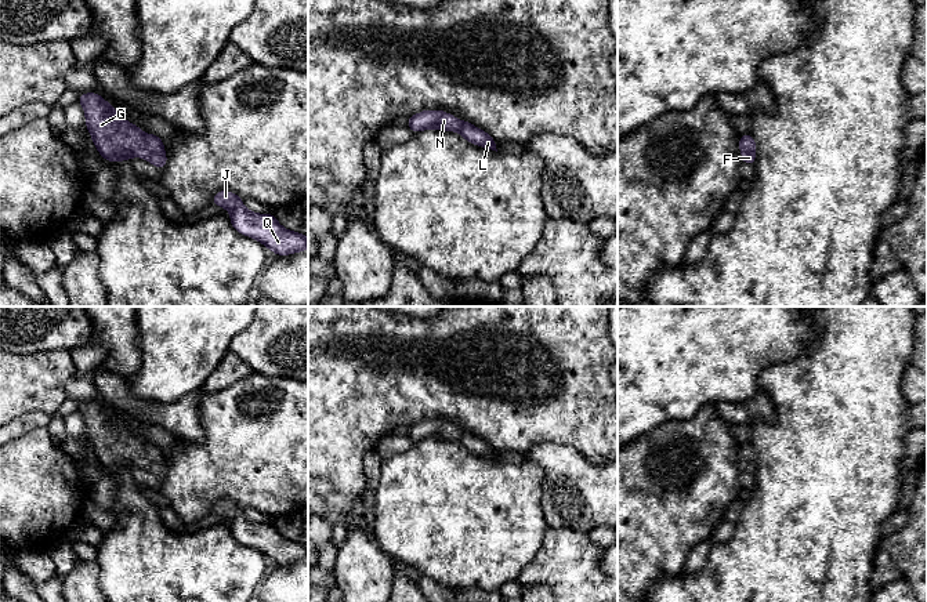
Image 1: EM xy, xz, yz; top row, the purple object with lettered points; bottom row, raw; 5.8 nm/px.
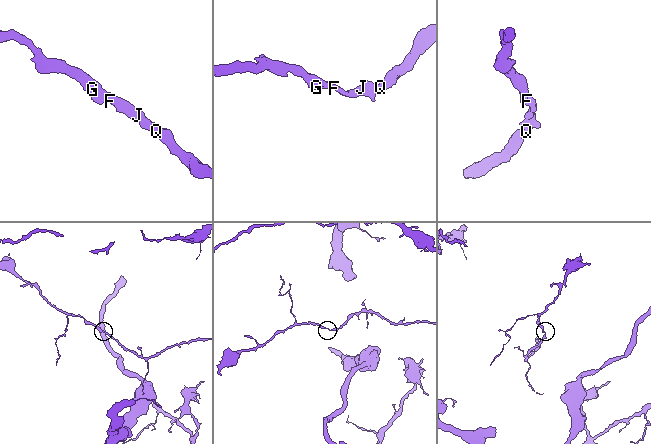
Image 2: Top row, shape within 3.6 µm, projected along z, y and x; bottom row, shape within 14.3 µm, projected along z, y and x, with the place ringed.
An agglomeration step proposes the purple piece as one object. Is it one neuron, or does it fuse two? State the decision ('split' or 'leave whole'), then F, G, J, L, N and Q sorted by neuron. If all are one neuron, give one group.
leave whole; groups F G J L N Q

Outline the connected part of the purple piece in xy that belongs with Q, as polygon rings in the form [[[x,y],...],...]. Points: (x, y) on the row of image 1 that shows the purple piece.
[[[218,191],[213,197],[213,204],[231,211],[231,224],[239,233],[260,240],[276,255],[289,255],[308,249],[308,237],[285,229],[274,214],[249,211],[242,197],[229,191]]]

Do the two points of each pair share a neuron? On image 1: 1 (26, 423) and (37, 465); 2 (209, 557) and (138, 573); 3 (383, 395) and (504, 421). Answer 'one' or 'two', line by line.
1: two
2: one
3: one

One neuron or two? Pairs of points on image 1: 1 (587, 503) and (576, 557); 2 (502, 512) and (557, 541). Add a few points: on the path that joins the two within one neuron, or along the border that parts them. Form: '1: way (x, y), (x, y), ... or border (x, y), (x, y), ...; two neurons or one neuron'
1: border (550, 526), (585, 533); two neurons
2: border (549, 526), (540, 548), (528, 564); two neurons

